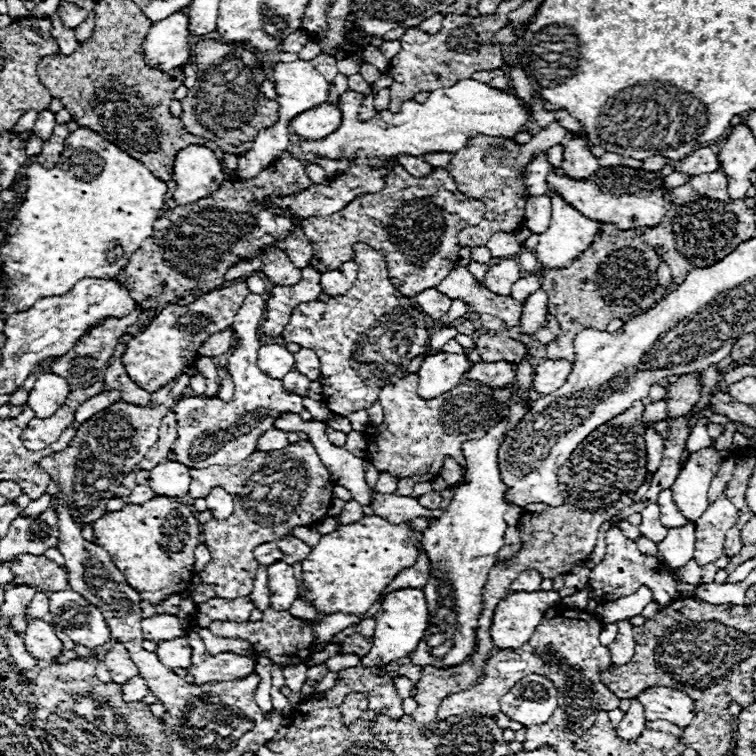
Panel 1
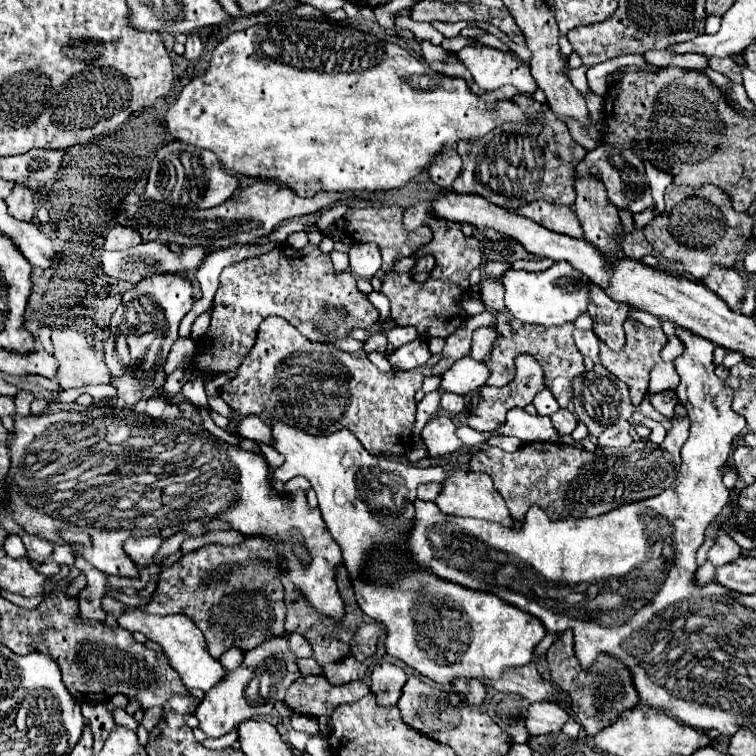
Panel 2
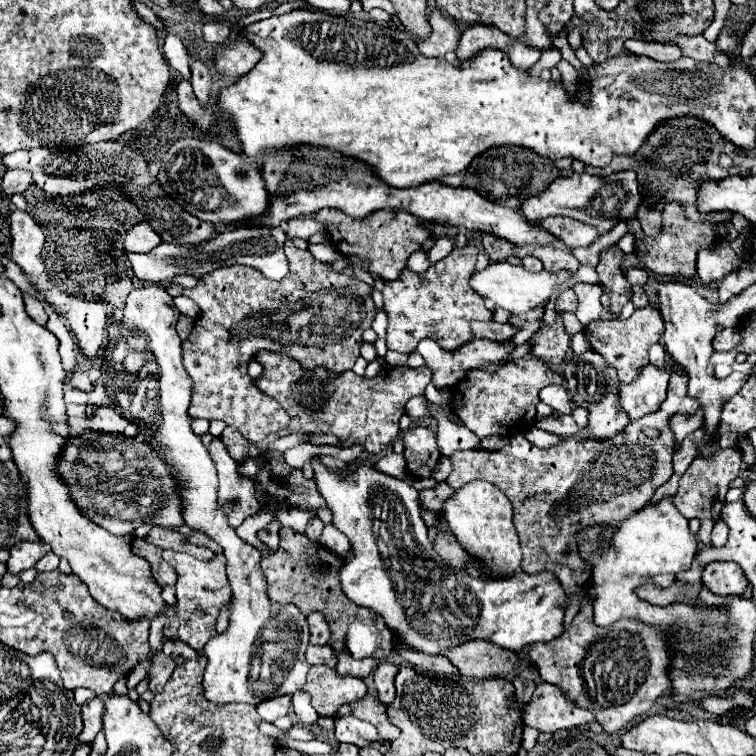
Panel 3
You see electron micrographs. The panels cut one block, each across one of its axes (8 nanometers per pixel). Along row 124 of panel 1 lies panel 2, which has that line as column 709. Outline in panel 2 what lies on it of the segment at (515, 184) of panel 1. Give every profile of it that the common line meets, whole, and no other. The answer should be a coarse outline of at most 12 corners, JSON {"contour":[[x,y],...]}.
{"contour":[[718,536],[708,550],[716,568],[742,556],[742,548],[730,536]]}

